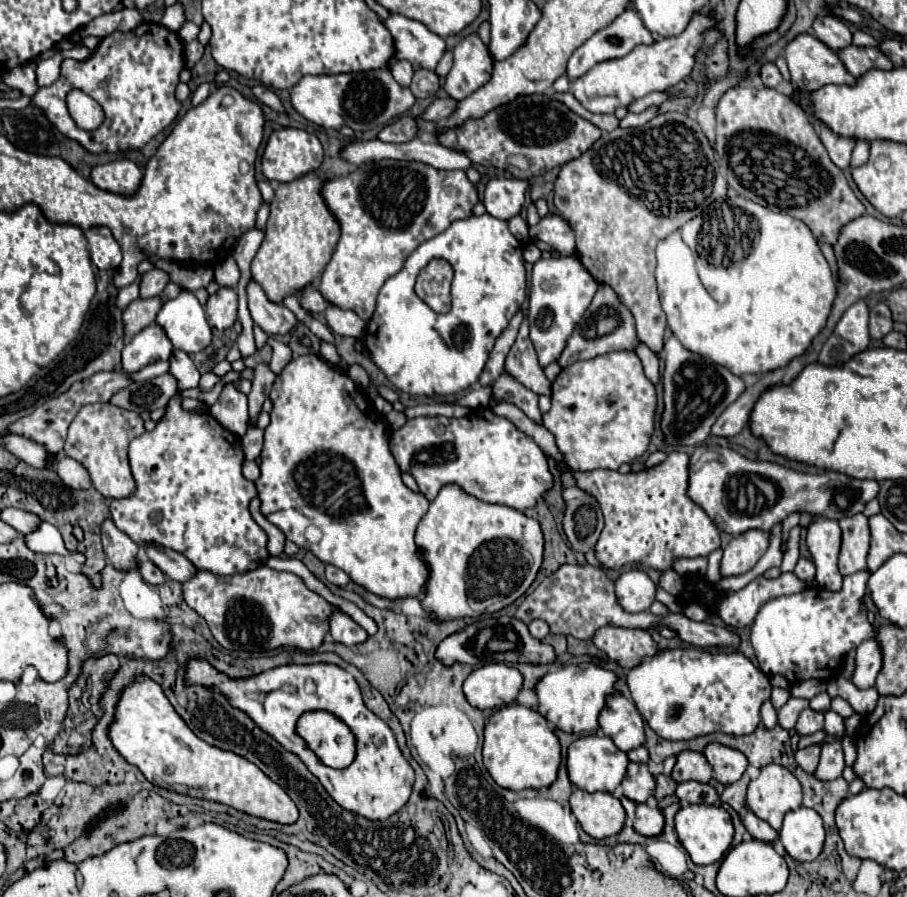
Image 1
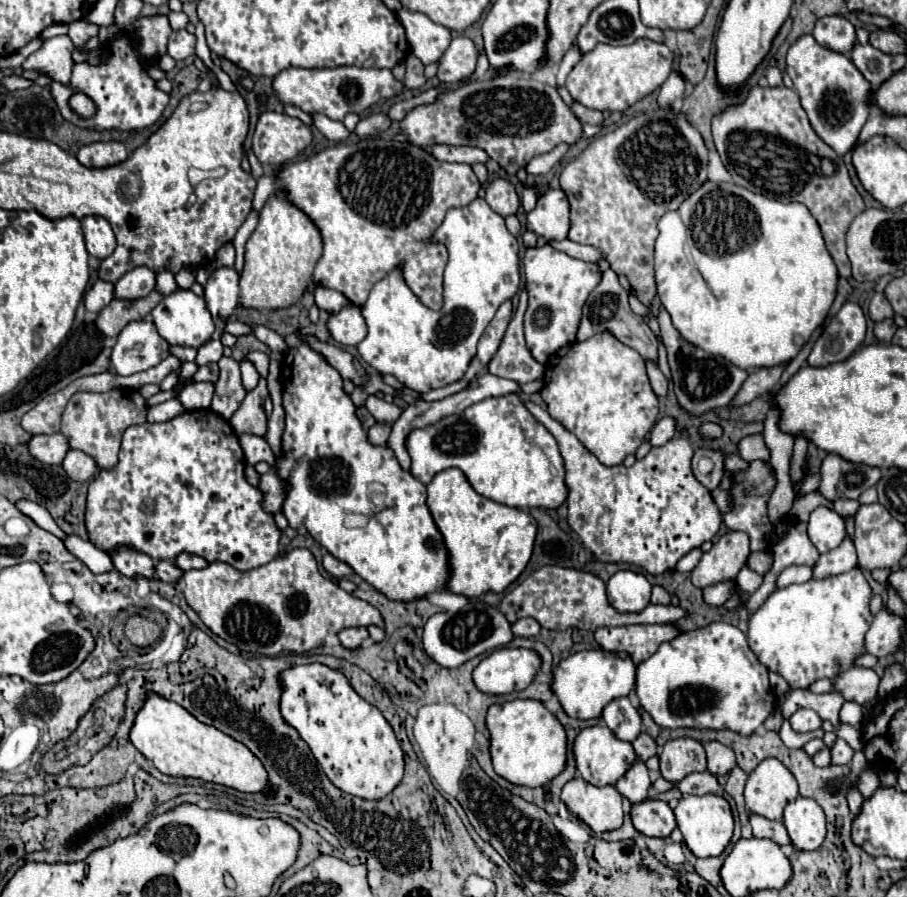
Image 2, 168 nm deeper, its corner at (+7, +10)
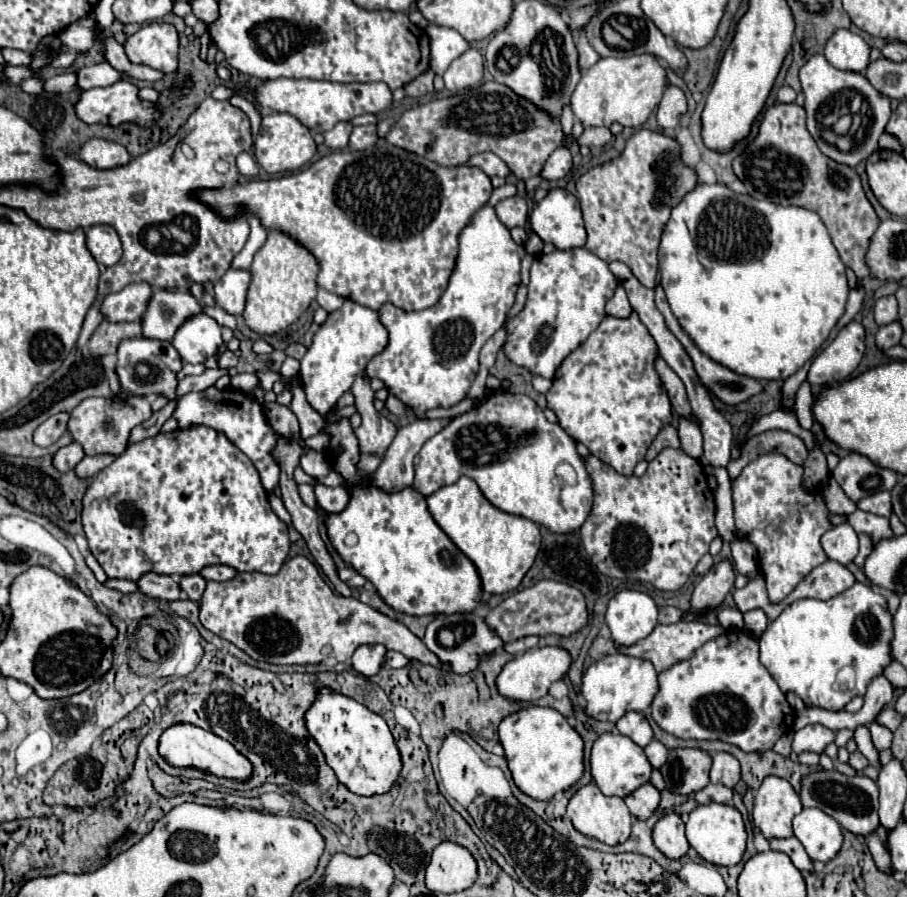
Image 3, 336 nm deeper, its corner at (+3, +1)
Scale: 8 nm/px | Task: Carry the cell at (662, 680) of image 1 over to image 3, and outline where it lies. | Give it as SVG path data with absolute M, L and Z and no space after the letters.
M727 631L727 633L723 633L721 637L717 637L717 639L713 639L713 641L707 641L703 647L699 647L691 659L679 661L679 663L675 663L671 669L659 673L659 693L657 693L655 699L653 699L651 717L655 719L655 723L657 723L661 729L665 729L667 733L671 733L671 735L675 735L675 737L681 737L681 739L719 739L719 741L737 745L737 747L743 749L745 753L773 749L775 741L777 741L779 737L783 737L783 735L793 727L793 709L791 709L791 705L787 703L785 693L781 693L779 685L773 681L771 673L765 669L765 665L761 665L761 661L759 661L759 645L757 645L757 639L751 637L751 635L747 635L745 631Z

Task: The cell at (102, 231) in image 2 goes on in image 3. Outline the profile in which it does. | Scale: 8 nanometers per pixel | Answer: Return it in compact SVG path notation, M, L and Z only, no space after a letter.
M93 225L87 231L87 249L95 257L95 261L105 267L115 265L123 255L119 235L109 225Z

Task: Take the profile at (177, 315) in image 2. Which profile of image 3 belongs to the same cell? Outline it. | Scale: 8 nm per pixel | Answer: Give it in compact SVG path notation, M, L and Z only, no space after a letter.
M205 313L187 319L173 337L173 347L185 363L205 363L221 345L221 327Z

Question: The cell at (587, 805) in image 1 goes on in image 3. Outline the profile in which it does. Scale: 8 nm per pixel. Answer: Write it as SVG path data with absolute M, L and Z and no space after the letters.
M595 783L577 789L577 793L571 797L567 805L567 817L573 821L573 827L579 833L599 839L607 845L619 845L627 841L627 837L631 835L631 813L625 801L621 797L605 797Z

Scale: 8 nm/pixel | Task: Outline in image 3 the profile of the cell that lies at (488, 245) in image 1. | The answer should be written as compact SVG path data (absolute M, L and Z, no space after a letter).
M491 205L479 209L459 235L459 257L439 303L411 313L391 303L379 309L381 321L389 331L389 345L367 363L365 373L381 379L387 391L419 419L425 419L429 409L451 407L463 401L479 371L481 347L503 327L515 301L524 256L524 246L511 239L509 229L497 219L495 209Z

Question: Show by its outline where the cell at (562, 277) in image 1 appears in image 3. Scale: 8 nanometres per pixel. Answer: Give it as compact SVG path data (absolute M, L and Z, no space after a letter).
M585 247L567 249L567 251L555 249L549 255L539 255L531 265L531 281L529 281L525 307L521 309L521 313L517 313L515 317L509 317L505 323L505 331L507 331L507 339L503 345L505 357L515 365L525 367L533 375L553 379L561 361L573 349L577 349L591 335L591 331L599 327L599 323L605 317L605 301L613 297L615 287L617 287L617 279L609 271L609 265Z

